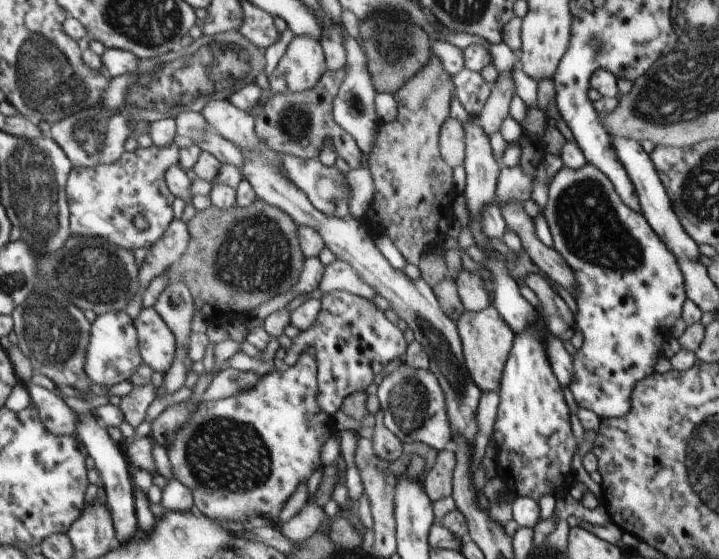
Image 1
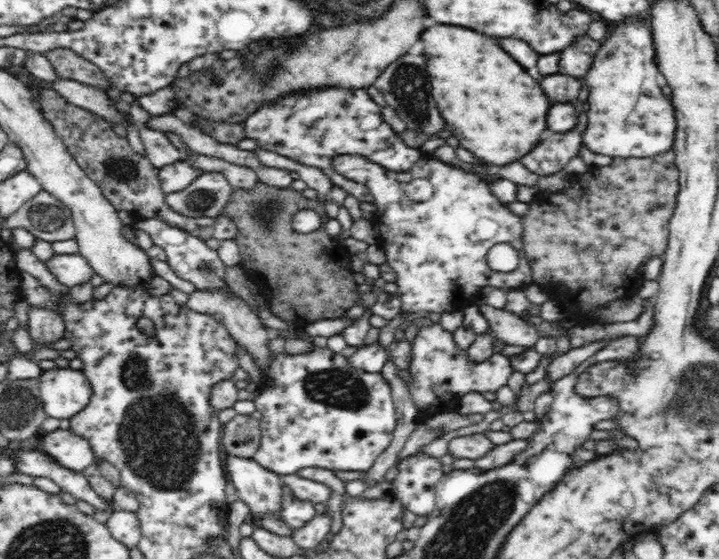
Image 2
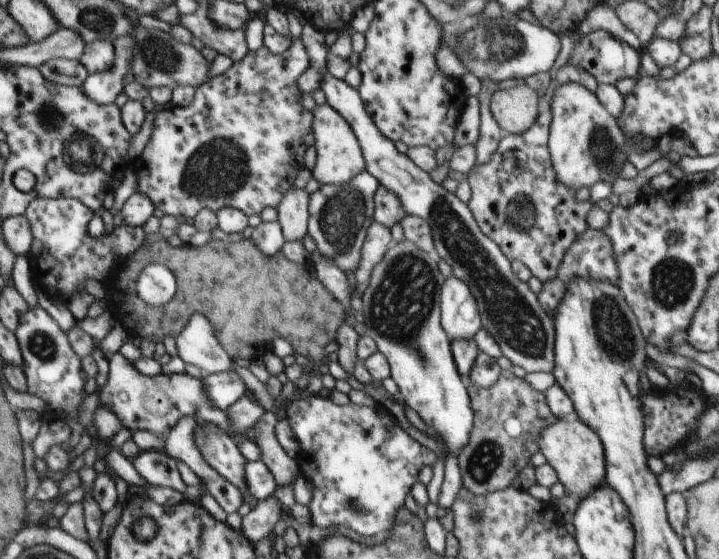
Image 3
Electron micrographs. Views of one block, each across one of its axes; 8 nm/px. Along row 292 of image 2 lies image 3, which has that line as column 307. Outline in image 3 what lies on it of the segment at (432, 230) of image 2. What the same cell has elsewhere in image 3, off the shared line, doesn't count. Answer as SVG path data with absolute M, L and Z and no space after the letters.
M317 394L290 403L285 414L299 442L296 456L300 475L313 484L313 497L308 507L312 524L322 528L345 526L362 536L374 536L378 532L390 531L397 521L399 510L404 508L404 500L410 494L412 485L418 479L422 466L433 466L436 453L416 442L390 414L370 406L354 403L336 405L332 399L320 398Z

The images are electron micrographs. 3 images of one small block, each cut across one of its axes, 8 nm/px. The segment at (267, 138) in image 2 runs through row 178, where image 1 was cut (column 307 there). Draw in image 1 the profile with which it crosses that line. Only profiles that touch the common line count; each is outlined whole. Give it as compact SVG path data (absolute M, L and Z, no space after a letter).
M329 291L318 303L320 312L316 322L292 339L292 348L286 350L280 366L294 366L301 354L313 347L319 388L316 400L323 411L333 416L346 397L366 391L382 368L394 358L402 358L408 345L401 327L390 322L384 312L367 298L346 291Z

